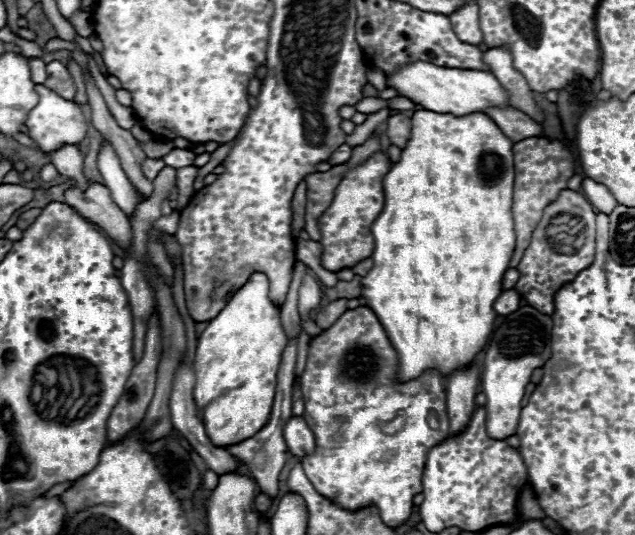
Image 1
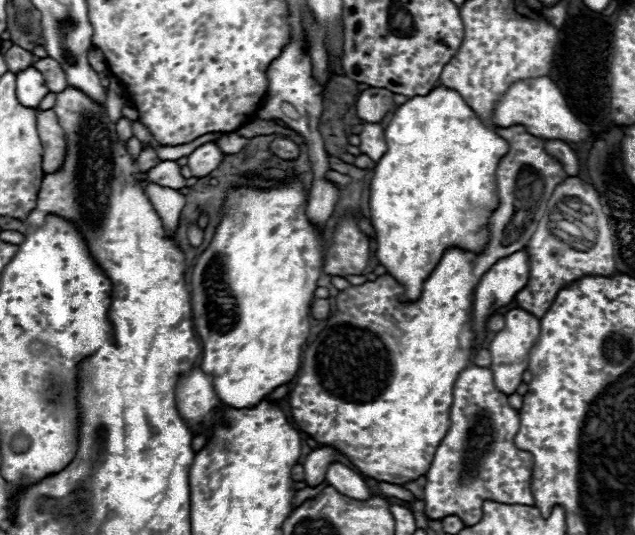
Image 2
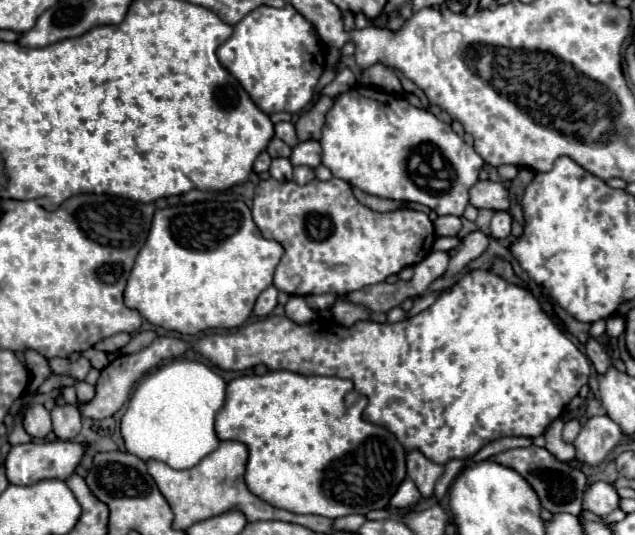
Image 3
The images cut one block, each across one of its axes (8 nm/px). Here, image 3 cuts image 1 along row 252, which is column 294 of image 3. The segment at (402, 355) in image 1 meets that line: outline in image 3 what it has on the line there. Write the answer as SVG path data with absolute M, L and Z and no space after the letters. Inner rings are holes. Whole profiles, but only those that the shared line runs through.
M276 370L276 372L268 372L264 376L240 376L236 380L232 380L226 388L226 402L222 406L222 410L216 414L216 434L220 440L238 440L242 444L248 446L248 464L246 464L246 474L244 480L248 484L248 488L262 498L264 502L276 506L276 508L284 508L288 512L296 512L296 514L318 514L318 516L326 516L326 518L340 518L340 516L348 516L348 514L362 514L366 516L372 510L382 510L390 506L390 498L392 498L392 478L394 478L394 492L398 490L398 486L404 482L406 478L406 450L404 446L396 440L396 436L392 432L388 432L384 426L376 426L372 422L366 422L362 418L362 412L366 408L366 398L362 398L360 402L356 402L354 406L346 406L344 398L348 392L354 390L354 384L350 380L344 378L336 378L336 376L306 376L306 374L296 374L296 372L288 372L288 370Z

